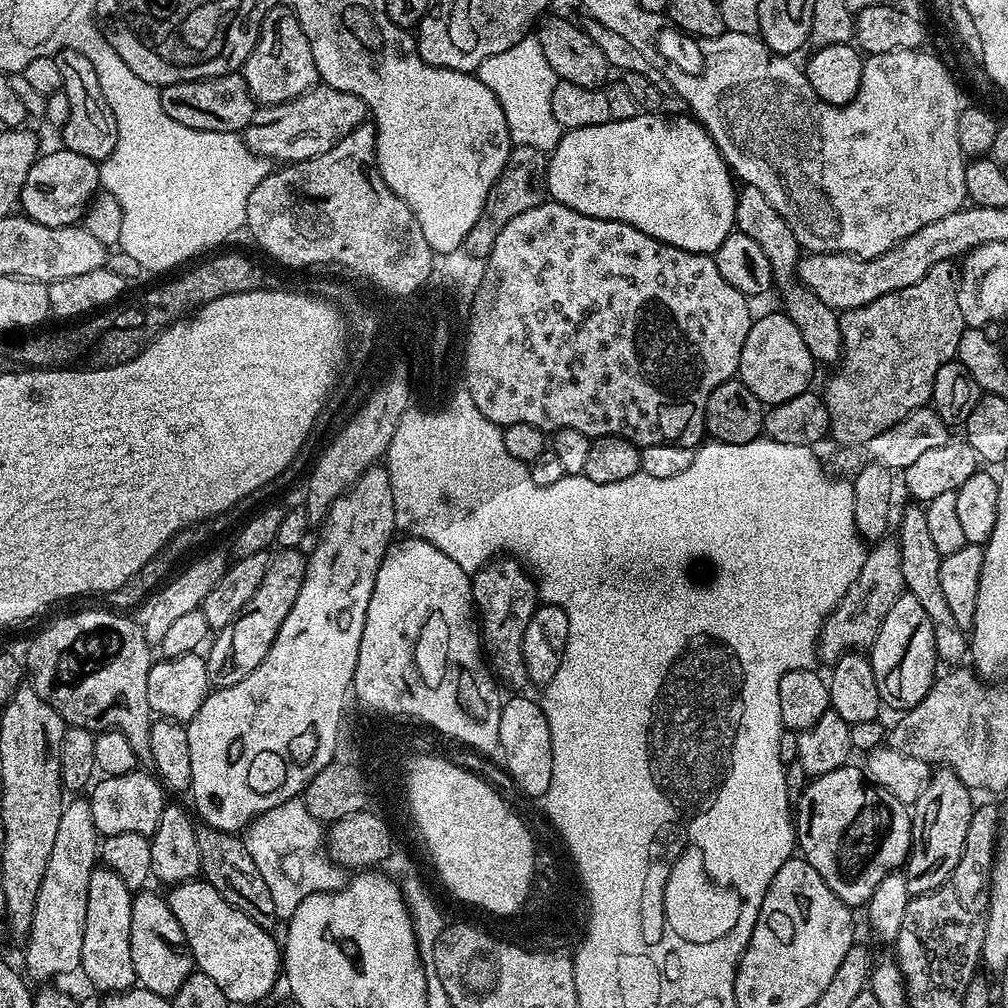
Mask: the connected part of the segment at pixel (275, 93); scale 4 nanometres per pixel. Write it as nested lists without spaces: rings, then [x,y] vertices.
[[[277,6],[264,15],[256,45],[246,58],[242,75],[250,94],[260,106],[290,102],[316,87],[318,77],[314,54],[310,51],[310,42],[306,34],[302,34],[302,26],[291,7]]]

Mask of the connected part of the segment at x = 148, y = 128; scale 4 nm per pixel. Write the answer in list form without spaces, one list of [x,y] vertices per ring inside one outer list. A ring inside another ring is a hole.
[[[147,84],[143,88],[145,96],[143,100],[148,100],[146,106],[141,108],[138,106],[138,97],[131,96],[128,98],[128,104],[132,104],[132,110],[136,110],[137,120],[128,120],[126,116],[116,116],[118,122],[118,146],[114,148],[114,154],[110,154],[108,159],[100,164],[100,182],[103,191],[114,194],[114,198],[118,198],[118,202],[124,211],[122,218],[122,238],[118,245],[119,251],[130,254],[138,261],[138,266],[142,266],[145,273],[151,272],[168,272],[171,268],[179,266],[183,260],[188,260],[191,256],[196,256],[199,252],[204,252],[207,248],[212,248],[215,244],[220,244],[227,238],[231,232],[236,232],[239,228],[245,227],[246,221],[246,202],[250,198],[250,194],[254,190],[254,186],[258,186],[258,182],[262,182],[262,178],[266,178],[270,171],[270,164],[263,156],[257,156],[256,153],[248,149],[248,145],[244,142],[243,135],[235,132],[207,132],[206,130],[194,130],[190,126],[182,126],[182,122],[174,122],[174,118],[170,118],[166,114],[166,110],[162,106],[162,98],[160,97],[160,88],[154,84]]]

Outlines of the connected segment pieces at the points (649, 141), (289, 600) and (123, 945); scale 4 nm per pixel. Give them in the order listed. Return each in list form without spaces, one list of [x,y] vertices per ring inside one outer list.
[[[644,112],[634,118],[625,120],[609,120],[602,126],[586,126],[585,128],[569,128],[561,135],[558,146],[552,149],[548,156],[548,191],[547,195],[557,204],[570,206],[570,210],[578,210],[578,214],[586,214],[603,220],[617,220],[623,224],[634,226],[670,246],[678,246],[687,252],[703,252],[705,254],[715,253],[718,246],[734,230],[736,223],[736,194],[737,185],[734,183],[733,173],[728,163],[725,162],[723,154],[712,140],[712,136],[704,128],[699,120],[691,115],[672,114],[676,116],[664,116],[655,112]]]
[[[300,548],[277,551],[277,556],[273,555],[268,561],[262,586],[254,590],[254,598],[246,602],[234,623],[219,629],[217,636],[220,637],[211,641],[206,652],[206,674],[213,689],[238,686],[238,682],[258,670],[262,658],[270,654],[270,646],[274,646],[274,638],[278,638],[278,630],[282,630],[282,622],[286,622],[286,614],[290,614],[290,606],[294,606],[294,598],[298,598],[298,590],[302,590],[306,578],[308,561],[302,553]]]
[[[97,866],[90,874],[90,894],[86,894],[86,926],[82,934],[82,958],[80,959],[79,971],[84,972],[84,976],[93,984],[95,991],[100,994],[110,992],[127,992],[129,988],[137,983],[136,975],[134,974],[134,958],[130,958],[130,910],[132,909],[133,889],[126,886],[126,882],[122,882],[122,878],[118,878],[118,874],[114,874],[114,870],[103,866]]]

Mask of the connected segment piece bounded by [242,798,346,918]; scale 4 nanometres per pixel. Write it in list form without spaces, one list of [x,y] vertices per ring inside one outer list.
[[[303,799],[282,802],[282,806],[263,812],[248,825],[242,839],[246,850],[250,850],[250,858],[254,858],[254,866],[258,866],[262,878],[266,878],[266,886],[270,886],[277,917],[291,916],[310,894],[335,892],[345,883],[345,869],[326,855],[325,829],[306,810]]]

